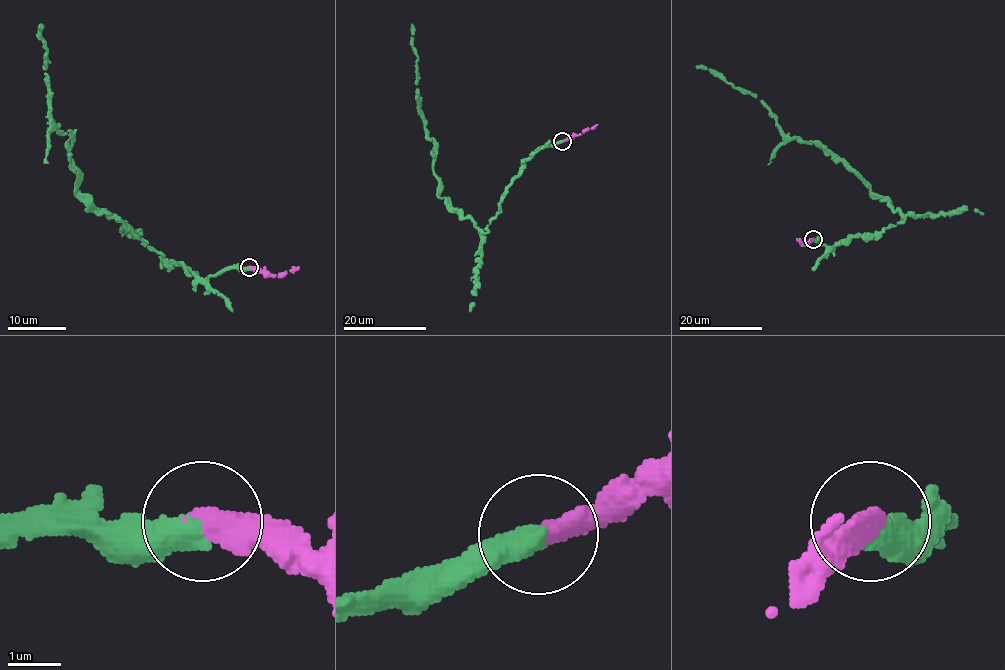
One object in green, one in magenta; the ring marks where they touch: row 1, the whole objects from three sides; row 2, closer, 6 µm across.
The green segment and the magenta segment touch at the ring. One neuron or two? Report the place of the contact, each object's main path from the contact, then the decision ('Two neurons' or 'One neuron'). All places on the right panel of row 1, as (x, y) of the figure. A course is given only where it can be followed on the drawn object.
Place: (813, 239). Course of green: (812, 239), (834, 246), (872, 237), (894, 226), (902, 214), (822, 147), (788, 138), (756, 97), (696, 66). Course of magenta: (812, 239), (807, 244), (796, 238). One neuron

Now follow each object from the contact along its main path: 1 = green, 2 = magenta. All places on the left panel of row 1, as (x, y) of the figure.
1: (250, 267), (198, 278), (166, 264), (76, 192), (70, 132), (61, 132), (51, 116), (38, 25)
2: (250, 267), (274, 275), (295, 270), (299, 266)

